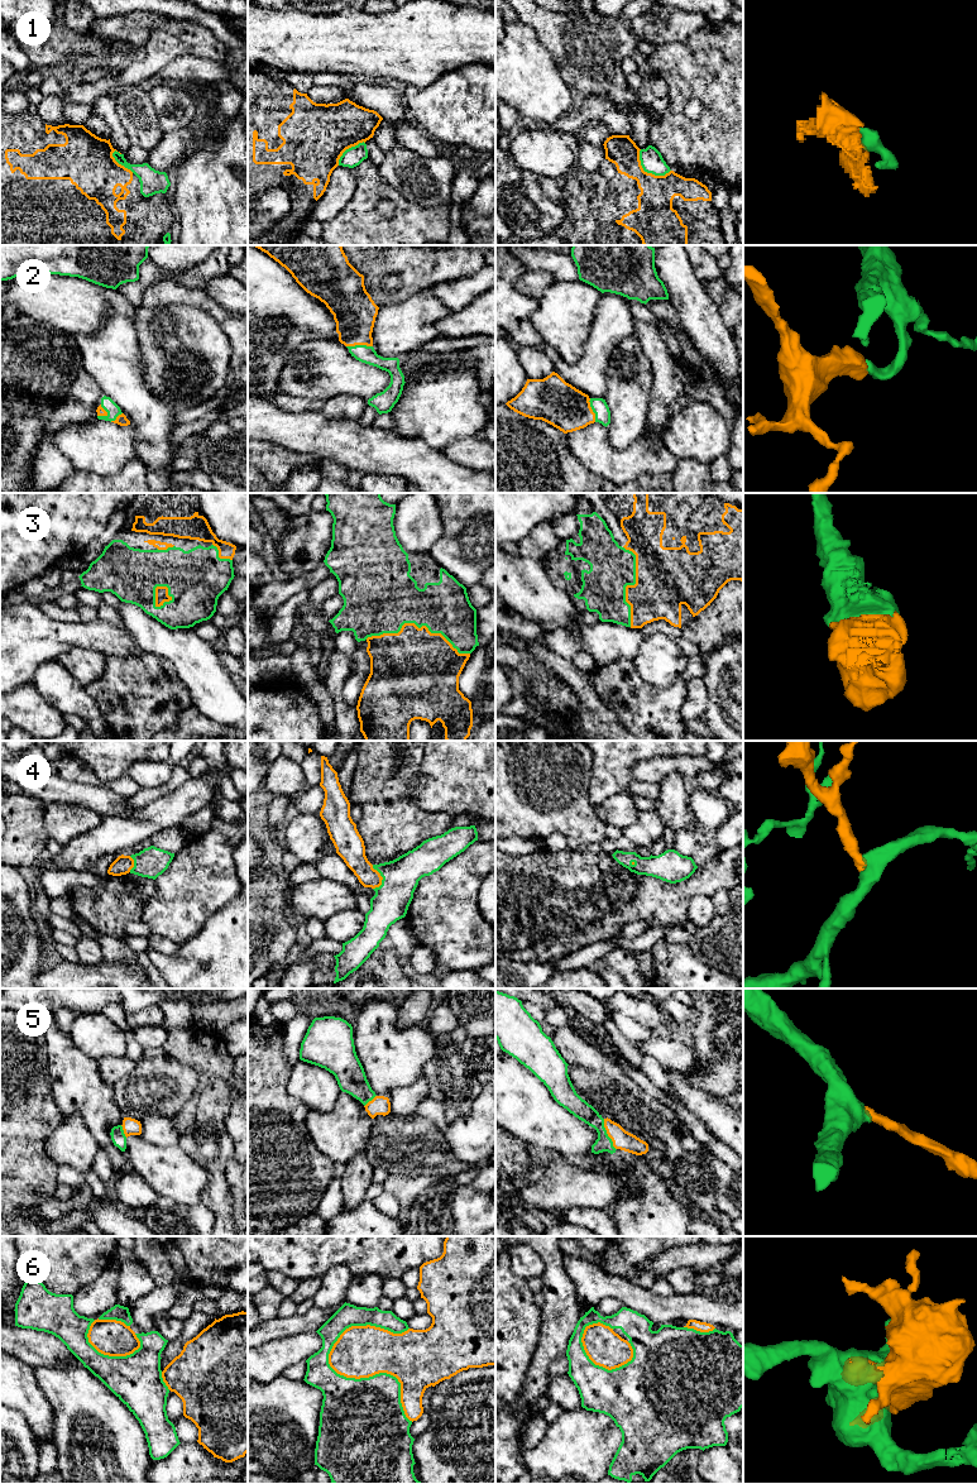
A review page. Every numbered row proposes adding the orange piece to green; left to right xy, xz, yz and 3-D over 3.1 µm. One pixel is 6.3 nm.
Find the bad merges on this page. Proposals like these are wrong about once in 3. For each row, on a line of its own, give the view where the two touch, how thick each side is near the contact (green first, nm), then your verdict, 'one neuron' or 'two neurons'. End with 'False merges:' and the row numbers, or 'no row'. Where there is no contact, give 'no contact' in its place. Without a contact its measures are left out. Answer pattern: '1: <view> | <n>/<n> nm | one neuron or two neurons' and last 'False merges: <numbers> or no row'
1: yz | 140/220 nm | two neurons
2: xz | 110/280 nm | one neuron
3: xz | 380/460 nm | one neuron
4: xz | 240/160 nm | one neuron
5: yz | 120/120 nm | one neuron
6: xz | 500/340 nm | two neurons
False merges: 1, 6

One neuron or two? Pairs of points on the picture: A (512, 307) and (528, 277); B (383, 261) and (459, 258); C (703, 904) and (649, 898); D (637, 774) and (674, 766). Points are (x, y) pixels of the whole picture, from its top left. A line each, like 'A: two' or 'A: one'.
A: two
B: one
C: two
D: one

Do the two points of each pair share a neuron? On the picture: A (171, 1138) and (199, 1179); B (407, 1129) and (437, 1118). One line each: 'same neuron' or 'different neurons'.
A: different neurons
B: different neurons

